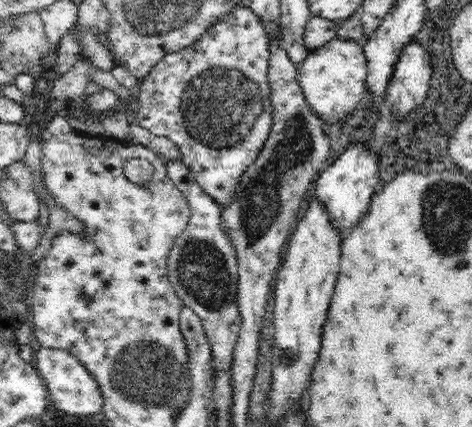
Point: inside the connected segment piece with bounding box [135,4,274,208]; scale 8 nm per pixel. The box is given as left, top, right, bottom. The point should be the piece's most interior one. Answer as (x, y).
(212, 98)

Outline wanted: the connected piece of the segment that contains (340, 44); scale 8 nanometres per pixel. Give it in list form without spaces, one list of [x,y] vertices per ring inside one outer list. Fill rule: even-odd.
[[[336,36],[321,47],[311,49],[298,67],[297,80],[307,104],[322,118],[327,133],[330,126],[346,120],[356,110],[367,91],[367,62],[362,42]]]

